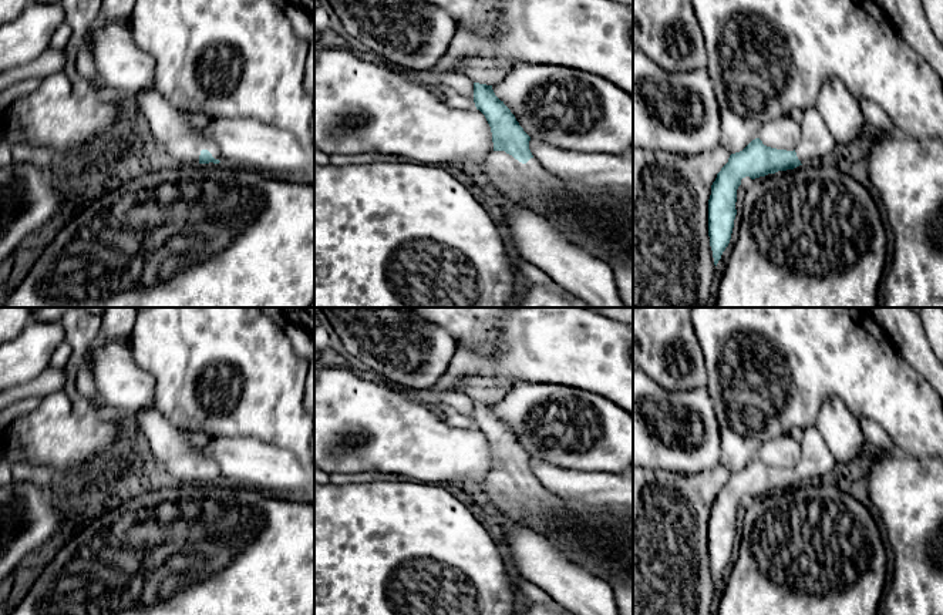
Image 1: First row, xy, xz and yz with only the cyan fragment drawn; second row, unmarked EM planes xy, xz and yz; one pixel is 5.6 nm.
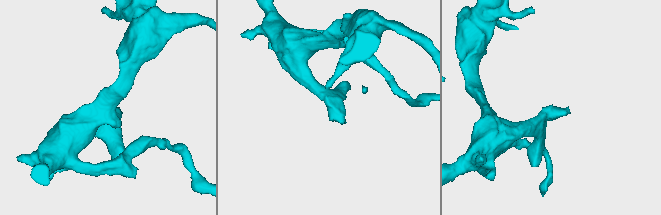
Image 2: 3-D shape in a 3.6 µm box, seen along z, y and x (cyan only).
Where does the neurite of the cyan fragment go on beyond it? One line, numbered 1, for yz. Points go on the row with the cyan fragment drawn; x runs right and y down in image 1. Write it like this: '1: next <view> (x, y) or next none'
1: next yz (817, 145)

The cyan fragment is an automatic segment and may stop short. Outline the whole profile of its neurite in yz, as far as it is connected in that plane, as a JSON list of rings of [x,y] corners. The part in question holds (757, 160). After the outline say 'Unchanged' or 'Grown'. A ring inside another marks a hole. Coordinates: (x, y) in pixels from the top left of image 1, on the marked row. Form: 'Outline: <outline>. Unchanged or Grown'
Outline: [[[804,108],[799,127],[801,141],[794,151],[771,148],[755,138],[742,151],[731,154],[717,174],[708,199],[708,236],[715,266],[731,239],[737,215],[737,189],[742,178],[755,179],[832,159],[838,142],[816,108]]]. Grown

